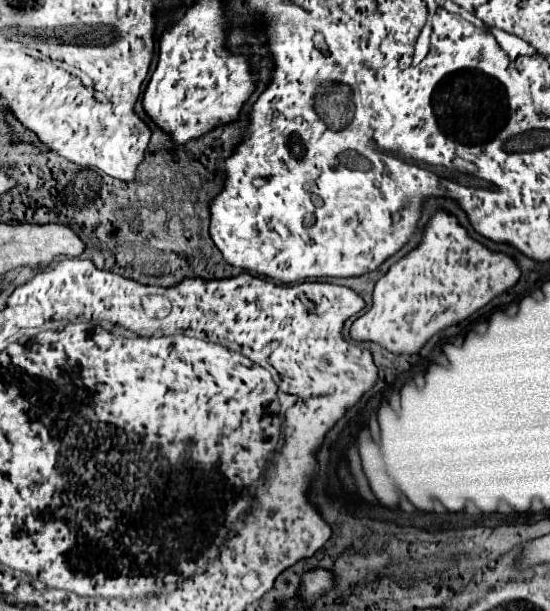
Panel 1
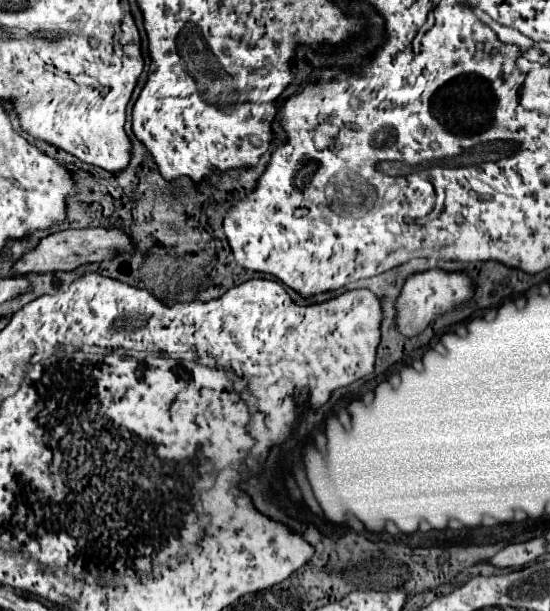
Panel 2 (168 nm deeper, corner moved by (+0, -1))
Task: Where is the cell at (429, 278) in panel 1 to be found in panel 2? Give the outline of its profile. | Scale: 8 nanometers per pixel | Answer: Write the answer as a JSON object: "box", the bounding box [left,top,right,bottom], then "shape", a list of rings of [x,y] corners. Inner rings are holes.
{"box":[396,269,474,335],"shape":[[[432,269],[426,273],[412,275],[404,287],[400,297],[396,299],[396,317],[398,317],[398,329],[404,335],[418,335],[420,331],[426,329],[426,325],[440,315],[442,311],[450,311],[454,305],[464,303],[466,299],[472,297],[474,285],[468,275],[464,273],[446,273],[440,269]]]}

